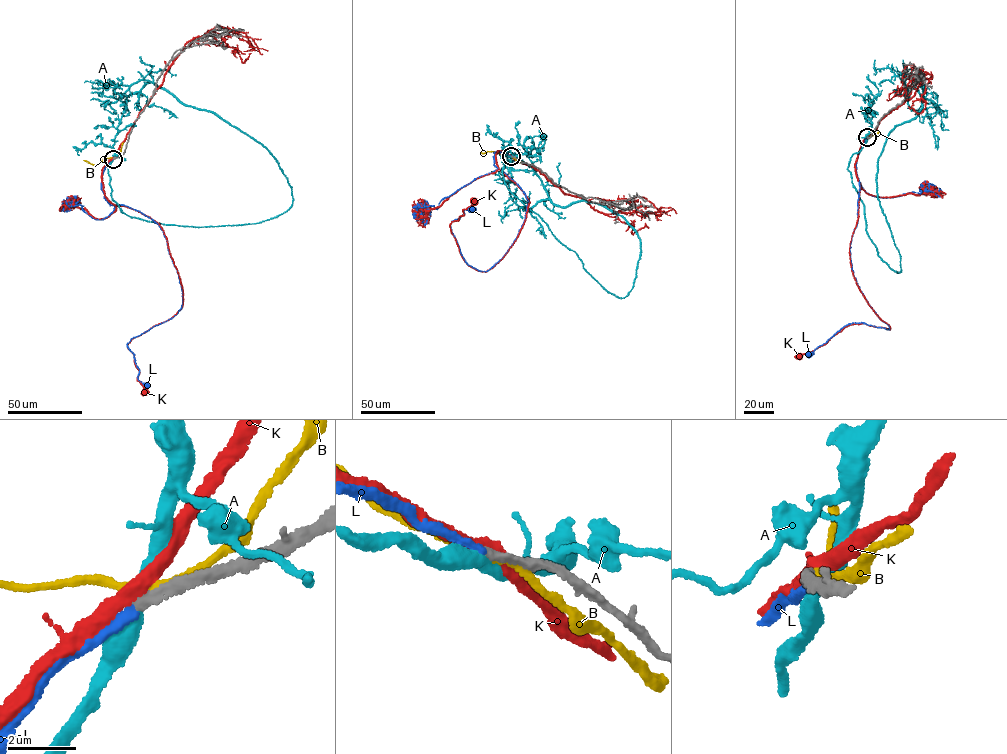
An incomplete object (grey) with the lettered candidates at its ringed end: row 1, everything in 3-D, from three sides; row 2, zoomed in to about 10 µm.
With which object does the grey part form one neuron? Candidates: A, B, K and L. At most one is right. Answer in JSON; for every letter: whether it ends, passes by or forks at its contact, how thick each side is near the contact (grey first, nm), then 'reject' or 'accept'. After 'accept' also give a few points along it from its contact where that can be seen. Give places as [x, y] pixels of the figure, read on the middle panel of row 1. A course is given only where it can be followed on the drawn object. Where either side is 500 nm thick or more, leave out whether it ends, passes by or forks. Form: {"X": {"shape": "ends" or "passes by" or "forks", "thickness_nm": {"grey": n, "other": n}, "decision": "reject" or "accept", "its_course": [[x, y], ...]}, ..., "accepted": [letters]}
{"A": {"shape": "passes by", "thickness_nm": {"grey": 280, "other": 360}, "decision": "reject"}, "B": {"shape": "passes by", "thickness_nm": {"grey": 380, "other": 240}, "decision": "reject"}, "K": {"shape": "passes by", "thickness_nm": {"grey": 280, "other": 360}, "decision": "reject"}, "L": {"shape": "ends", "thickness_nm": {"grey": 280, "other": 240}, "decision": "accept", "its_course": [[511, 156], [495, 152], [494, 165], [529, 202], [513, 244], [487, 271], [467, 264], [451, 232], [471, 209]]}, "accepted": ["L"]}

